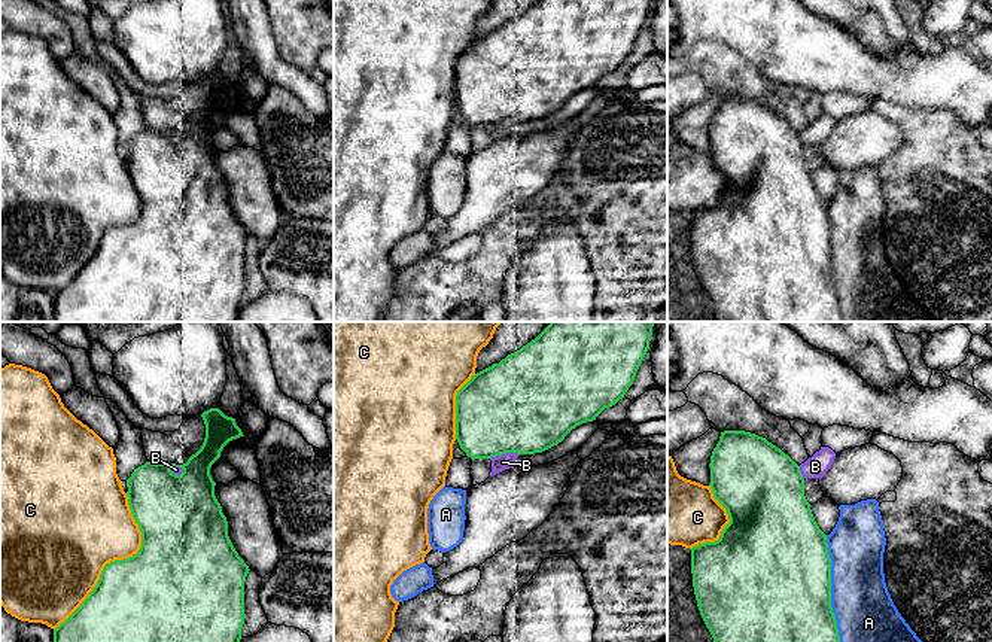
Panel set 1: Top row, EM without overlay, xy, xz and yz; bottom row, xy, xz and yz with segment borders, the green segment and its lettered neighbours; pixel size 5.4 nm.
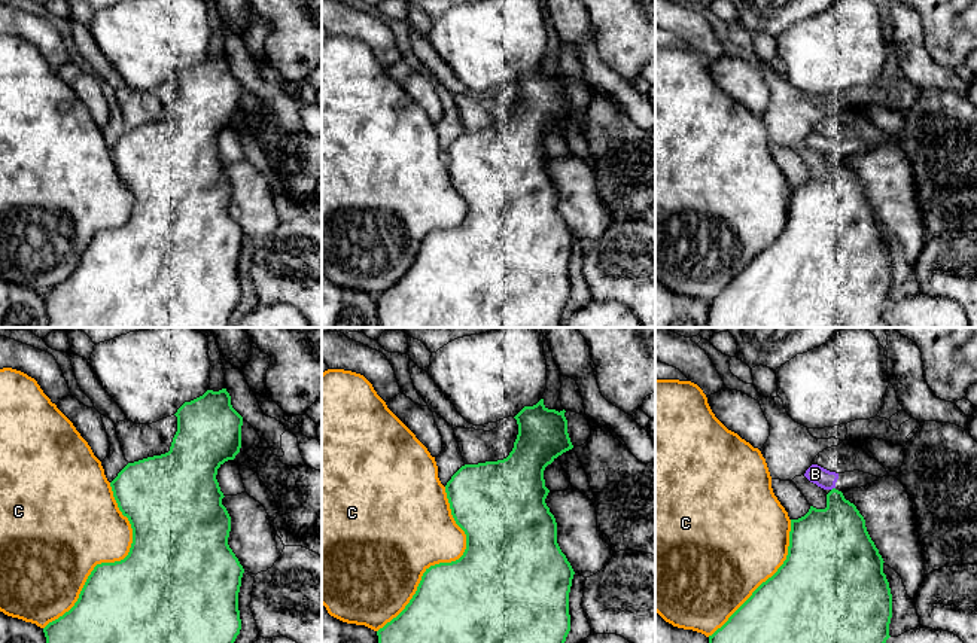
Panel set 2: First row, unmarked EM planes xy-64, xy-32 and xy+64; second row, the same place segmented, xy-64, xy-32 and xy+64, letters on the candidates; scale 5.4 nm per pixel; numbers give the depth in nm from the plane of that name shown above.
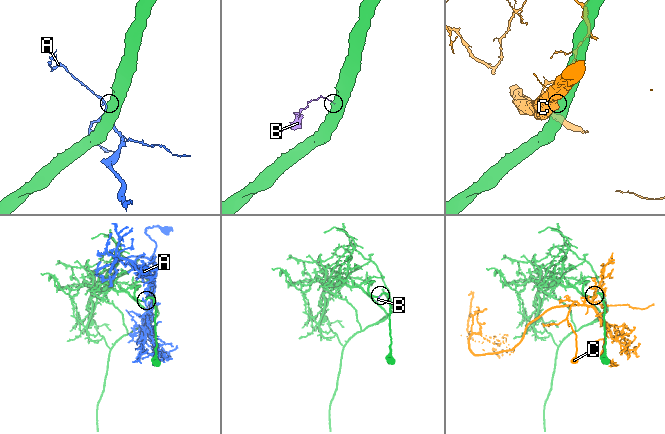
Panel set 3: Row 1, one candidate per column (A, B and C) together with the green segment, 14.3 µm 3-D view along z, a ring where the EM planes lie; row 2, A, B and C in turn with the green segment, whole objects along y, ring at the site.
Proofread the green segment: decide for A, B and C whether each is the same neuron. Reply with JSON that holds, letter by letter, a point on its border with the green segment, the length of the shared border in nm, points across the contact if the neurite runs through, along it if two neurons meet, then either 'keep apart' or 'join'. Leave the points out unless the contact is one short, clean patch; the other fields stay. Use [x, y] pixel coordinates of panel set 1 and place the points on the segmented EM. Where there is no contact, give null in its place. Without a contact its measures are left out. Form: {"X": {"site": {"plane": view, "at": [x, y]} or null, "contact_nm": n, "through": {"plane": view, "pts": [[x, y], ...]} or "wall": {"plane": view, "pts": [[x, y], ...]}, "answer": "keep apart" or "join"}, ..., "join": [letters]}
{"A": {"site": {"plane": "yz", "at": [830, 589]}, "contact_nm": 600, "answer": "keep apart"}, "B": {"site": {"plane": "xz", "at": [504, 453]}, "contact_nm": 160, "answer": "keep apart"}, "C": {"site": {"plane": "xy", "at": [118, 560]}, "contact_nm": 850, "answer": "keep apart"}, "join": []}

